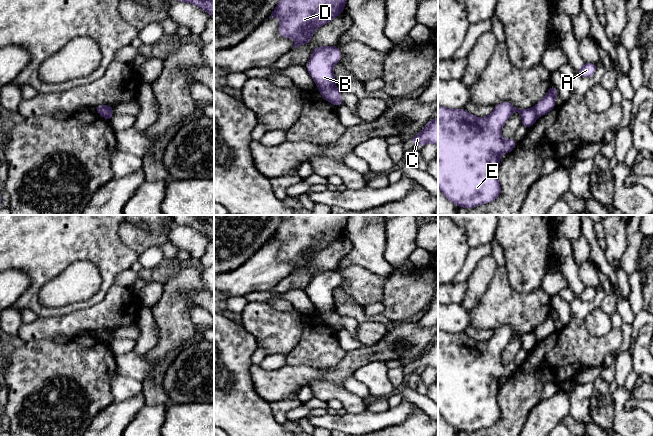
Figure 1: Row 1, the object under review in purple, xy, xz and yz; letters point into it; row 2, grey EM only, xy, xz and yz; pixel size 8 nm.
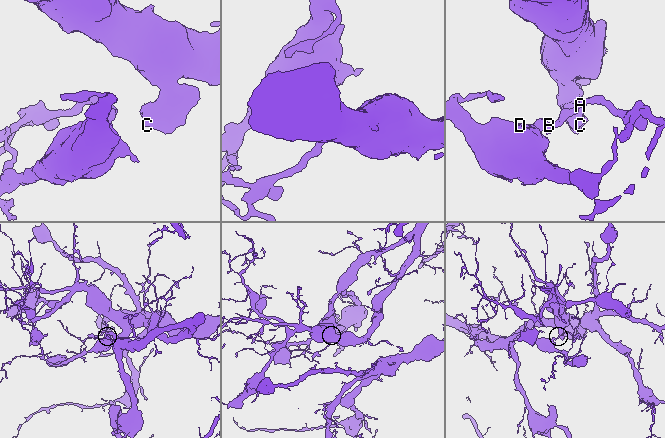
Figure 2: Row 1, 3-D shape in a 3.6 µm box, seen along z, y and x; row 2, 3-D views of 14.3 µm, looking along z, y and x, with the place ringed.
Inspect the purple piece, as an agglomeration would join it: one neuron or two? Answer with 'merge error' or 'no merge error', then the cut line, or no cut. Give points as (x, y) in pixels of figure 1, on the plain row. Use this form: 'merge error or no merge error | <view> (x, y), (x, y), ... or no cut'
merge error | xy (96, 333), (112, 337)

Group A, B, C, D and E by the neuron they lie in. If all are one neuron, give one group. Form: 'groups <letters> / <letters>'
groups A / B C D E

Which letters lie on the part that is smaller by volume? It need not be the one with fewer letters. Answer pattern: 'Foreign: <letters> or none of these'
Foreign: A

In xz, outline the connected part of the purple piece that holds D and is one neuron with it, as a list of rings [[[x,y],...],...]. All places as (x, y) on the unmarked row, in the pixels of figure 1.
[[[283,215],[271,241],[279,241],[278,257],[294,262],[293,272],[307,268],[315,254],[344,236],[348,215]]]

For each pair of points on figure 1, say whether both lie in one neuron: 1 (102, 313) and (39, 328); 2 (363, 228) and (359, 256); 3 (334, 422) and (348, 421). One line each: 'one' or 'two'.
1: one
2: one
3: one

